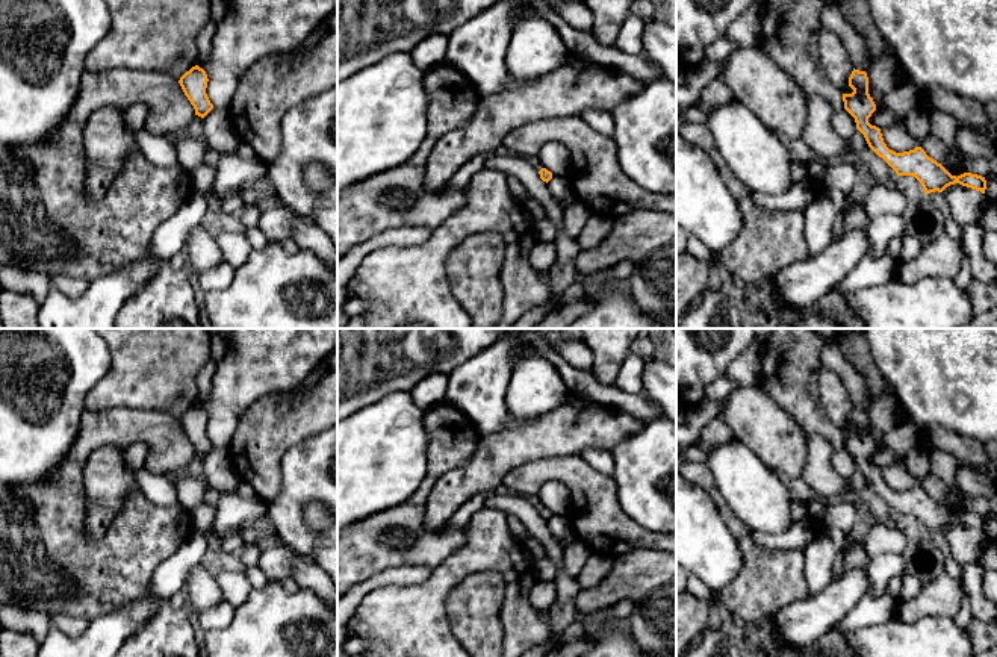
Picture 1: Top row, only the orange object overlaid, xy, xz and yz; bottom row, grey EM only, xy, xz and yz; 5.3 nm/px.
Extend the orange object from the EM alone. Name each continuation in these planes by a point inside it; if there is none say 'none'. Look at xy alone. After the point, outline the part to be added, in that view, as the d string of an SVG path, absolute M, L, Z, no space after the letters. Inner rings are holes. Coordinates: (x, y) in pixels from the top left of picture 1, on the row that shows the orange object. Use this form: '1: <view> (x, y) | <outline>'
none

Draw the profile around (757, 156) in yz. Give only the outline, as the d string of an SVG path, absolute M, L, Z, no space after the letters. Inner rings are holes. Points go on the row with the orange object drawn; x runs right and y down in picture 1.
M735 98L707 115L719 151L743 185L770 195L788 191L793 160L778 135Z

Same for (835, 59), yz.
M822 27L817 36L817 48L820 64L832 85L841 94L852 94L849 77L853 71L853 64L849 50L841 38L829 29Z

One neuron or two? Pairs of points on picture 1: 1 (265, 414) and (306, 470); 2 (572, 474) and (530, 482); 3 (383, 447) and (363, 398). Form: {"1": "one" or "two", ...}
{"1": "two", "2": "one", "3": "two"}

